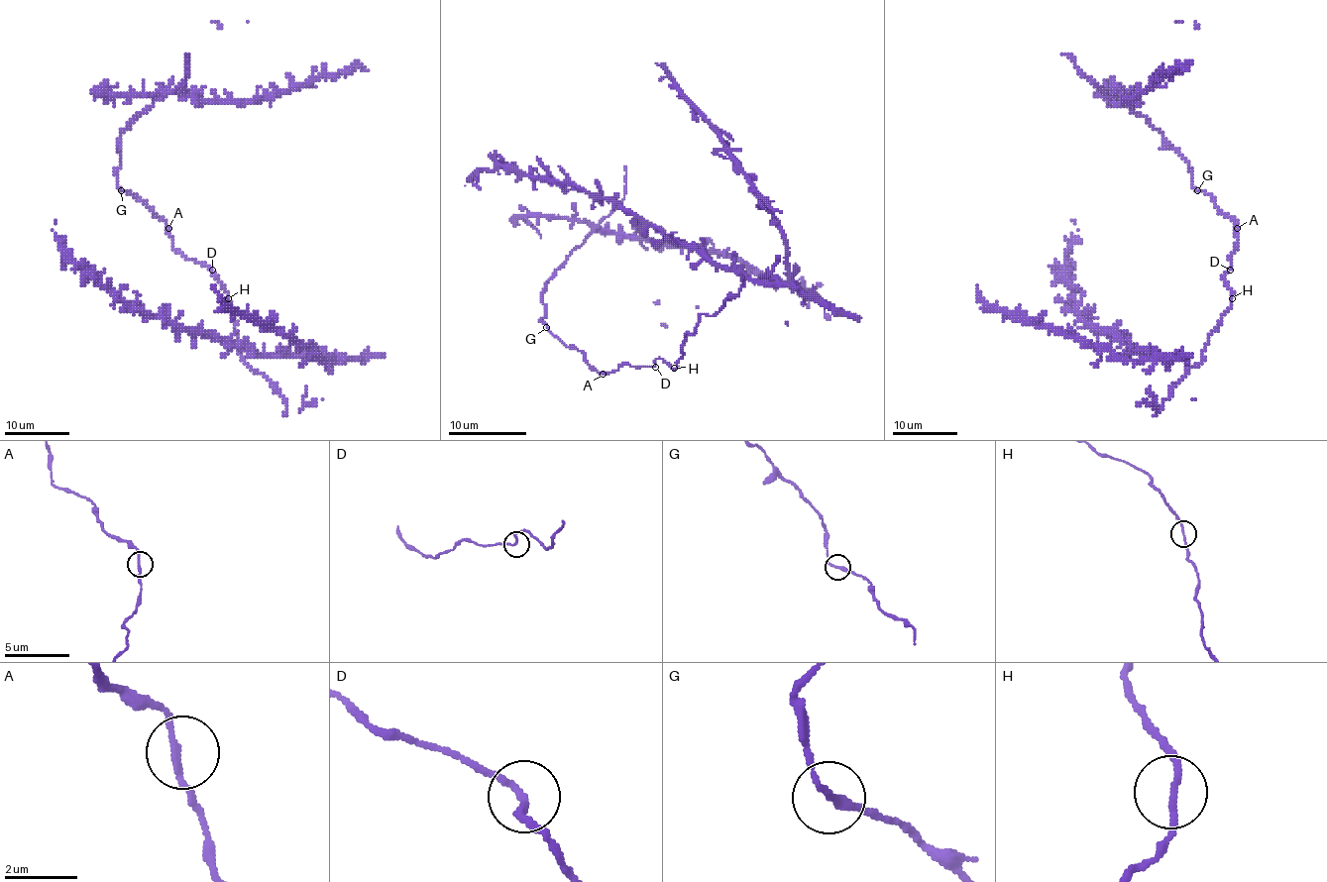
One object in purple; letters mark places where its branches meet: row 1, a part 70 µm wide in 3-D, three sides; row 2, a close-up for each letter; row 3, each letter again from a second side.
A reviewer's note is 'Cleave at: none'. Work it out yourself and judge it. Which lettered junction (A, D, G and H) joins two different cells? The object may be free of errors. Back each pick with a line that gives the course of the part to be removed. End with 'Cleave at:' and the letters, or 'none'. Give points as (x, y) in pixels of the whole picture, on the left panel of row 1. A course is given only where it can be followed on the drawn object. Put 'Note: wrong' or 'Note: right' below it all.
Cleave at: H
Note: wrong

